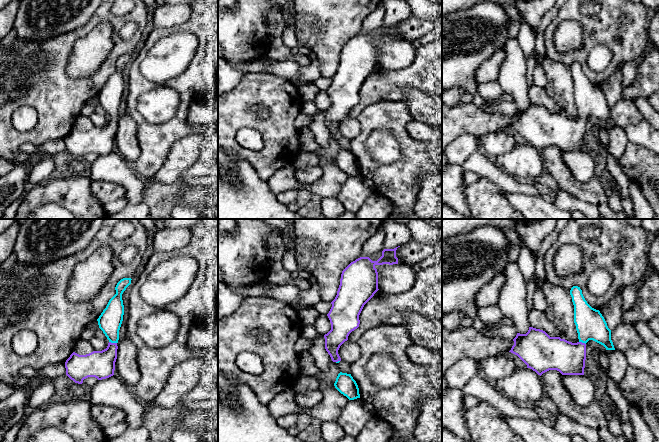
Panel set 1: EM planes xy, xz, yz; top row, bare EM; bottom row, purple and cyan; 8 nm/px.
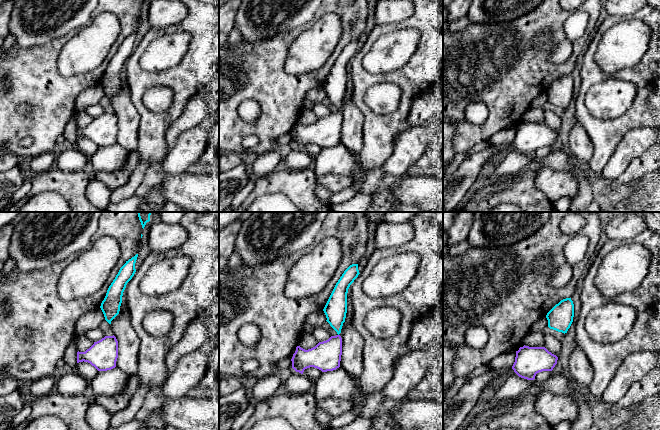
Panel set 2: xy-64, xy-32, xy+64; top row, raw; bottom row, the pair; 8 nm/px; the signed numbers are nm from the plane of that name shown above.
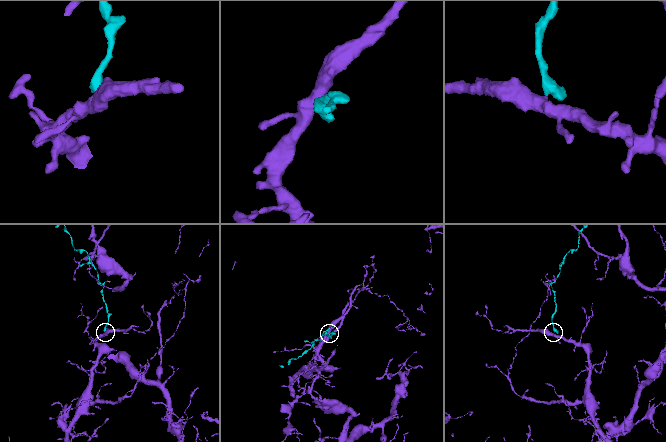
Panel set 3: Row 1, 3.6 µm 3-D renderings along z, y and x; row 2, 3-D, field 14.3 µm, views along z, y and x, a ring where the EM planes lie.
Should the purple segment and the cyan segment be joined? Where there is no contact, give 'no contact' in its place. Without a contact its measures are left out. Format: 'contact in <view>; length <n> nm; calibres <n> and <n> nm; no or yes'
contact in xy; length 70 nm; calibres 220 and 190 nm; yes

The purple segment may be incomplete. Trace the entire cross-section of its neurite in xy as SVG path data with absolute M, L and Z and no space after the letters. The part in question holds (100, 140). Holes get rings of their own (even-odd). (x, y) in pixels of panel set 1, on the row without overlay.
M123 54L117 59L116 70L109 76L97 95L99 104L109 116L107 124L86 131L73 128L66 136L66 151L75 159L82 160L83 156L88 153L102 156L114 151L119 106L124 91L122 70L131 60L131 56L131 54Z

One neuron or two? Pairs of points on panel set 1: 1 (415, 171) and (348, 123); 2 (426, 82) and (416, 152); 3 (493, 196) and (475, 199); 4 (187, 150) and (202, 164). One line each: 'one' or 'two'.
1: two
2: two
3: one
4: two

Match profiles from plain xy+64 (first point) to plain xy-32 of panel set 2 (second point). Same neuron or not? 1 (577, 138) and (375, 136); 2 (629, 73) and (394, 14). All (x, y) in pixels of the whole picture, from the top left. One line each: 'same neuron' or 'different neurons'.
1: different neurons
2: different neurons

